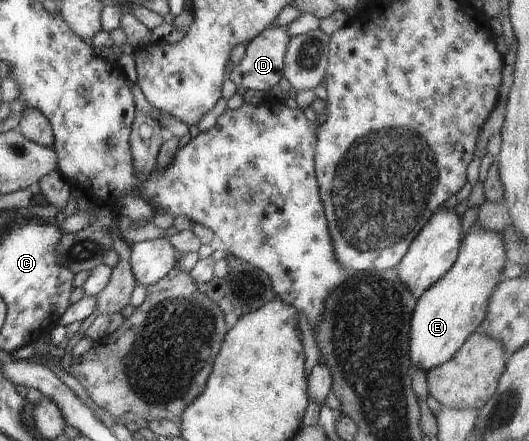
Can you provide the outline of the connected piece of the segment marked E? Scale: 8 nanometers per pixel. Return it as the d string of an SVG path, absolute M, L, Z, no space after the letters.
M475 224L462 237L453 266L415 303L409 341L409 358L414 368L428 372L447 362L471 334L480 330L489 308L489 298L504 277L505 261L505 241L500 232L483 230Z

